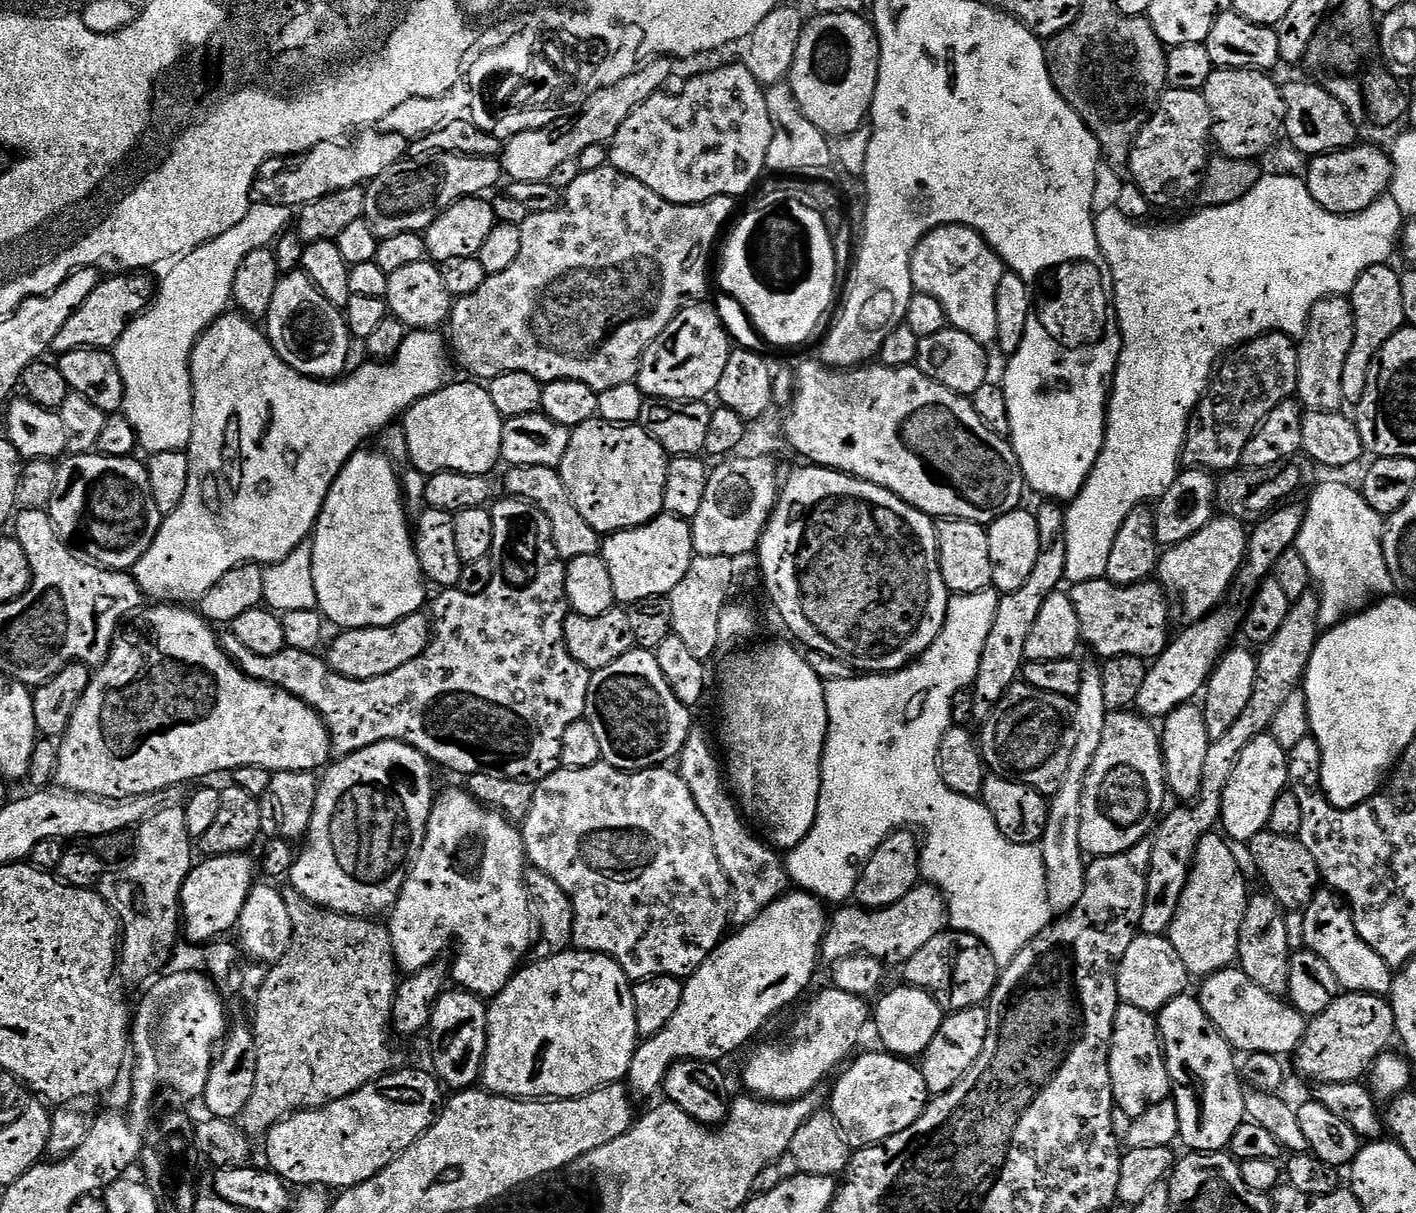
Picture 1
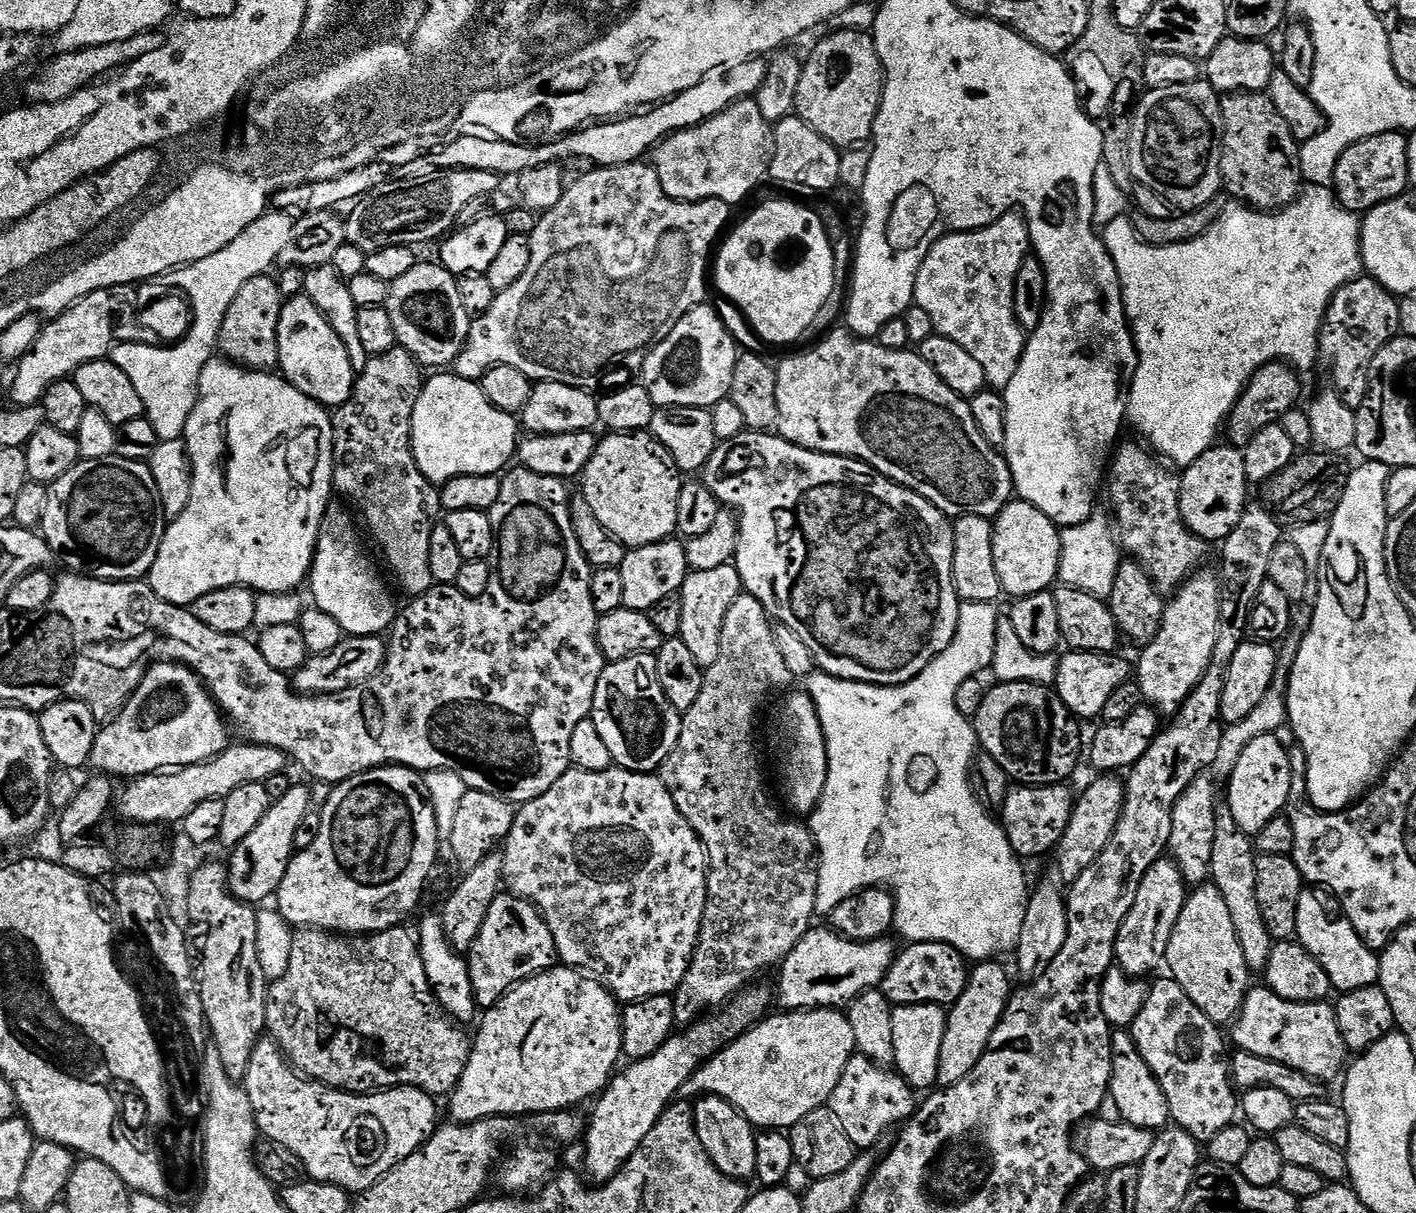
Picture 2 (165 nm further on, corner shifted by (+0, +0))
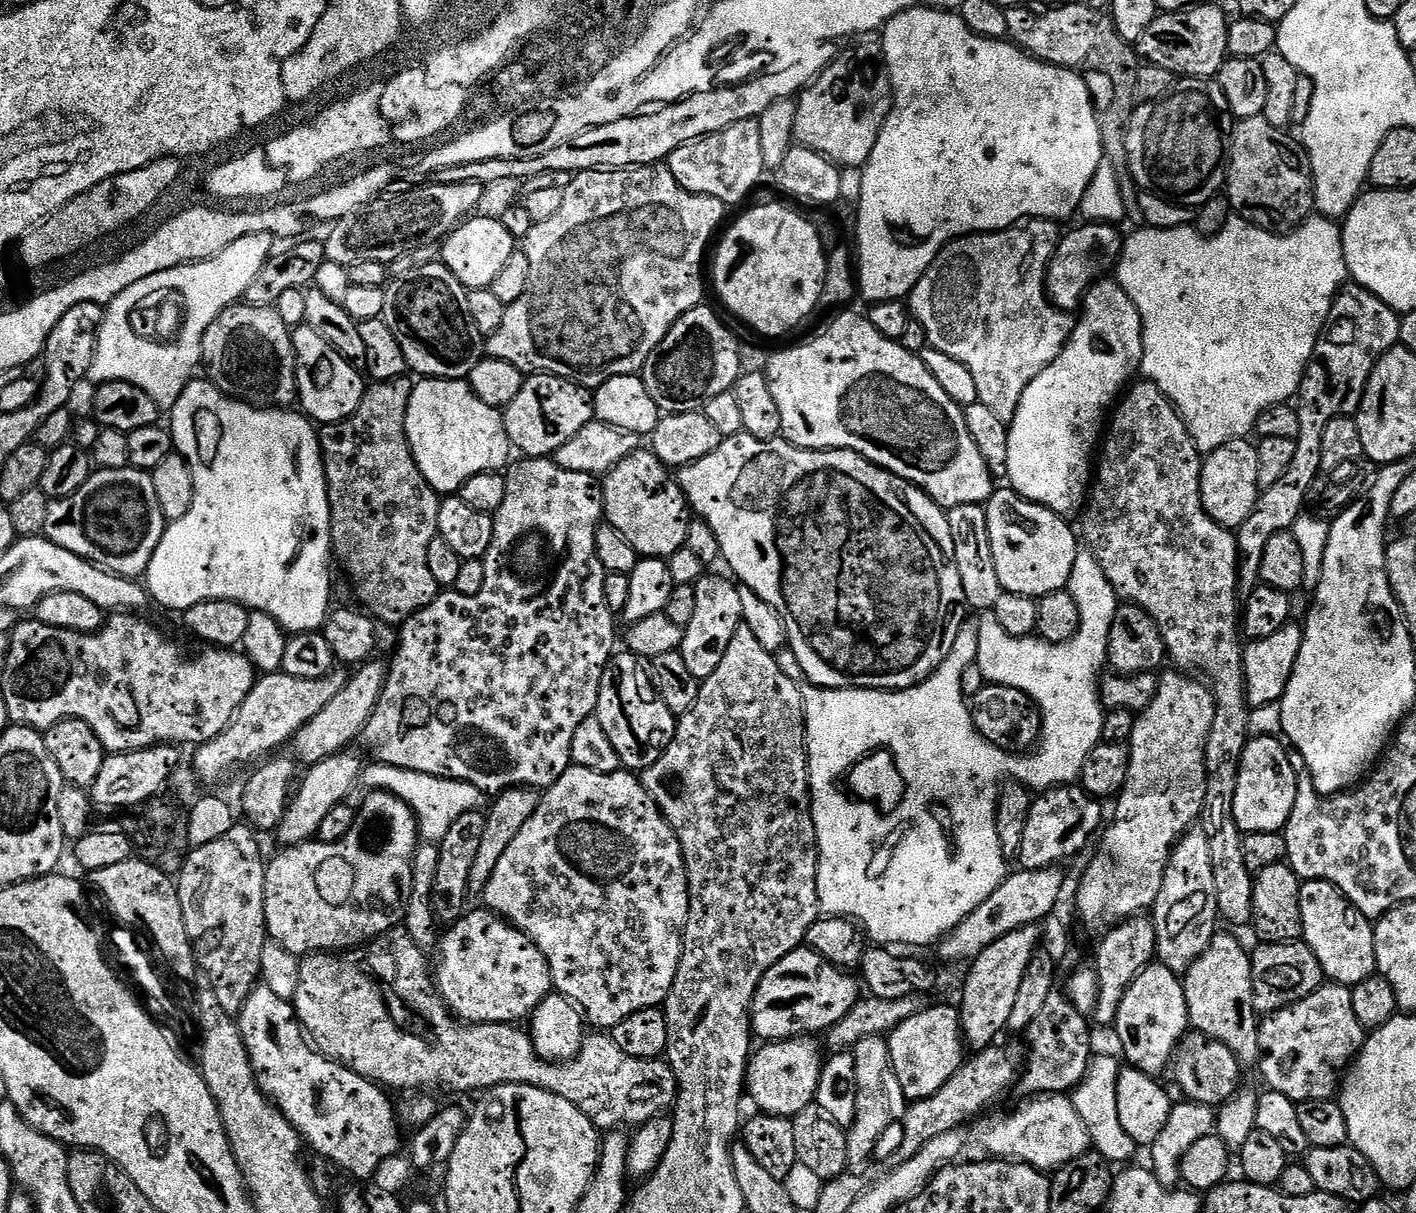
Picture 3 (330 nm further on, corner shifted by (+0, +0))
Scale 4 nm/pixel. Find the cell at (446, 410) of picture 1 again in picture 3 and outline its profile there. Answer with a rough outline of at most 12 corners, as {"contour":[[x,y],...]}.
{"contour":[[424,378],[408,445],[435,492],[509,467],[501,409]]}

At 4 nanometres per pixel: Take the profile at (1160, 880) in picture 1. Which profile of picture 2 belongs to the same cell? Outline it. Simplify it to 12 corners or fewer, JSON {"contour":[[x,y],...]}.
{"contour":[[1176,861],[1146,870],[1115,963],[1148,978],[1165,963],[1190,895]]}

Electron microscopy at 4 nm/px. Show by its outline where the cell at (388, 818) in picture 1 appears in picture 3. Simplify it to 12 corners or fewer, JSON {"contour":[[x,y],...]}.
{"contour":[[369,791],[336,843],[271,857],[271,939],[301,958],[405,923],[422,835]]}

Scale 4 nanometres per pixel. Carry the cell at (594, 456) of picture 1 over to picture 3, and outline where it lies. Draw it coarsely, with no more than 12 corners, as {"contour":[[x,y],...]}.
{"contour":[[655,452],[603,477],[604,520],[641,558],[687,545],[694,513]]}

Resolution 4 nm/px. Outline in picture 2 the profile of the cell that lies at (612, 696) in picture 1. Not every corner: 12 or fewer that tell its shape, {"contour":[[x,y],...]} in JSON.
{"contour":[[655,655],[605,663],[590,719],[613,765],[655,773],[681,713]]}

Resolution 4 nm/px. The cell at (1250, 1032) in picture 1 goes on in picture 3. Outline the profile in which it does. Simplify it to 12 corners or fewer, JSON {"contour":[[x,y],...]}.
{"contour":[[1325,982],[1260,1020],[1258,1069],[1330,1100],[1364,1046],[1351,987]]}

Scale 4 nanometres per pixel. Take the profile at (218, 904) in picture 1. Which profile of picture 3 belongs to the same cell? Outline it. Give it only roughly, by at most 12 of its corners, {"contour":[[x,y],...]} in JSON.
{"contour":[[351,751],[311,765],[278,829],[281,845],[311,841],[349,799],[362,769]]}

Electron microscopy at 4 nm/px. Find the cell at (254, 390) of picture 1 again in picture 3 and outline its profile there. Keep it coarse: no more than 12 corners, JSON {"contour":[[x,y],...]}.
{"contour":[[193,378],[149,597],[285,633],[332,600],[318,428]]}

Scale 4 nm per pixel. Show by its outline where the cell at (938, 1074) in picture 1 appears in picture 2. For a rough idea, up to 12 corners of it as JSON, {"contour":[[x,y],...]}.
{"contour":[[980,962],[947,1009],[938,1058],[952,1088],[982,1058],[1014,983]]}

